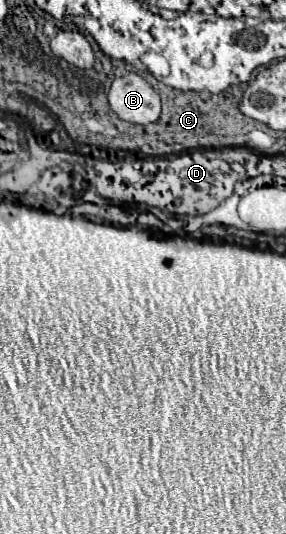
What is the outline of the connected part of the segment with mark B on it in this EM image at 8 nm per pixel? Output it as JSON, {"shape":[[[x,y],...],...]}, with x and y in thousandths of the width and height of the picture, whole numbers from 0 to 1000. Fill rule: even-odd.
{"shape":[[[483,137],[399,148],[378,170],[385,204],[448,230],[538,230],[559,219],[559,182]]]}

